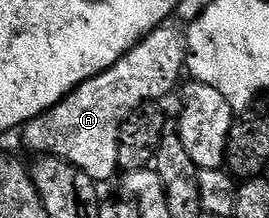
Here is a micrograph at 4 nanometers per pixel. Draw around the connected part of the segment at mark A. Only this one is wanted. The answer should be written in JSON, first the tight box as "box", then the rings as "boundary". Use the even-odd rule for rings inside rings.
{"box":[24,27,187,183],"boundary":[[[170,27],[154,29],[123,59],[119,59],[107,71],[87,79],[77,89],[72,89],[63,100],[55,107],[51,107],[43,115],[39,115],[24,126],[25,145],[33,155],[58,157],[71,163],[76,169],[82,169],[92,181],[104,183],[119,173],[117,160],[119,159],[120,127],[134,109],[146,103],[160,102],[160,97],[165,97],[169,92],[178,88],[183,74],[187,69],[187,41]]]}

